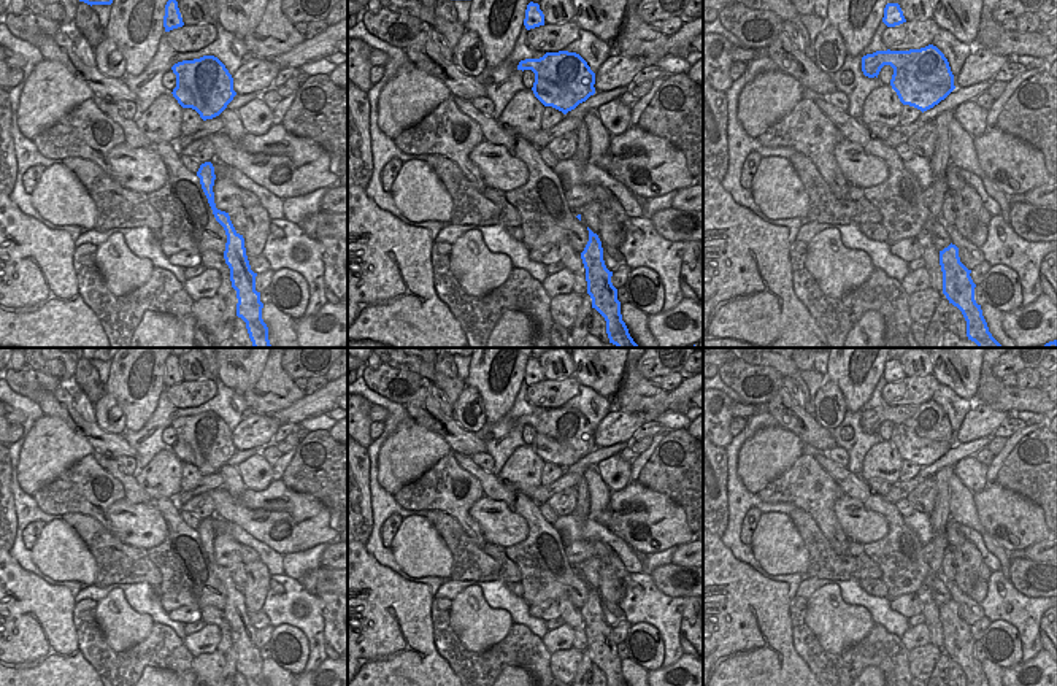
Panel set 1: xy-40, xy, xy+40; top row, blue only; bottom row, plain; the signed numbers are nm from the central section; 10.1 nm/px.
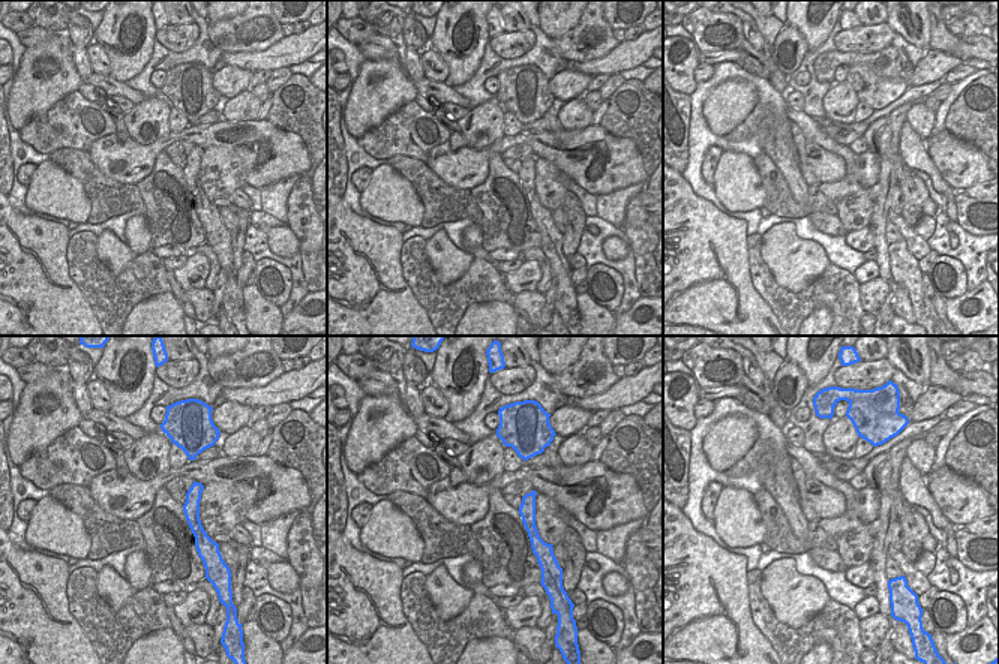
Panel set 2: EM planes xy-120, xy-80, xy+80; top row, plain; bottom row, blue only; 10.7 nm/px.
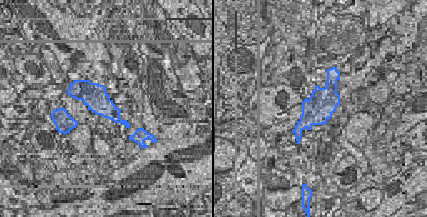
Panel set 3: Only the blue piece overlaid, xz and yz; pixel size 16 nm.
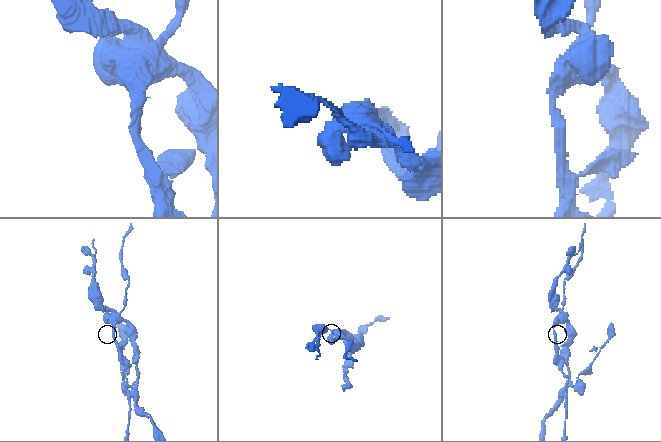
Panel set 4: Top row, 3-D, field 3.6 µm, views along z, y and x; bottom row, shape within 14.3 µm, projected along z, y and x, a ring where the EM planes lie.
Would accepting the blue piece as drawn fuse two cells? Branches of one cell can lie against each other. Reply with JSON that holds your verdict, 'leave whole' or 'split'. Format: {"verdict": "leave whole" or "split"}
{"verdict": "split"}

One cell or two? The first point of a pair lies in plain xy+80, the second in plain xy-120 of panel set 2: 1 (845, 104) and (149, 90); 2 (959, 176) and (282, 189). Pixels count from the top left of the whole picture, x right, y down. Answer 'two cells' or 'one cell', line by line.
1: two cells
2: two cells

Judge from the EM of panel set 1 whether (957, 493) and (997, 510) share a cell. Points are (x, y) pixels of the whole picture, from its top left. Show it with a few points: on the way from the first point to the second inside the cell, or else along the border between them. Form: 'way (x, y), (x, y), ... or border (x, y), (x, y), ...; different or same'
border (973, 494), (978, 521), (987, 532); different

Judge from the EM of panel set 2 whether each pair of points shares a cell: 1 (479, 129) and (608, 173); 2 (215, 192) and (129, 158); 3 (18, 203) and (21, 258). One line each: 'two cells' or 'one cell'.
1: two cells
2: two cells
3: two cells

